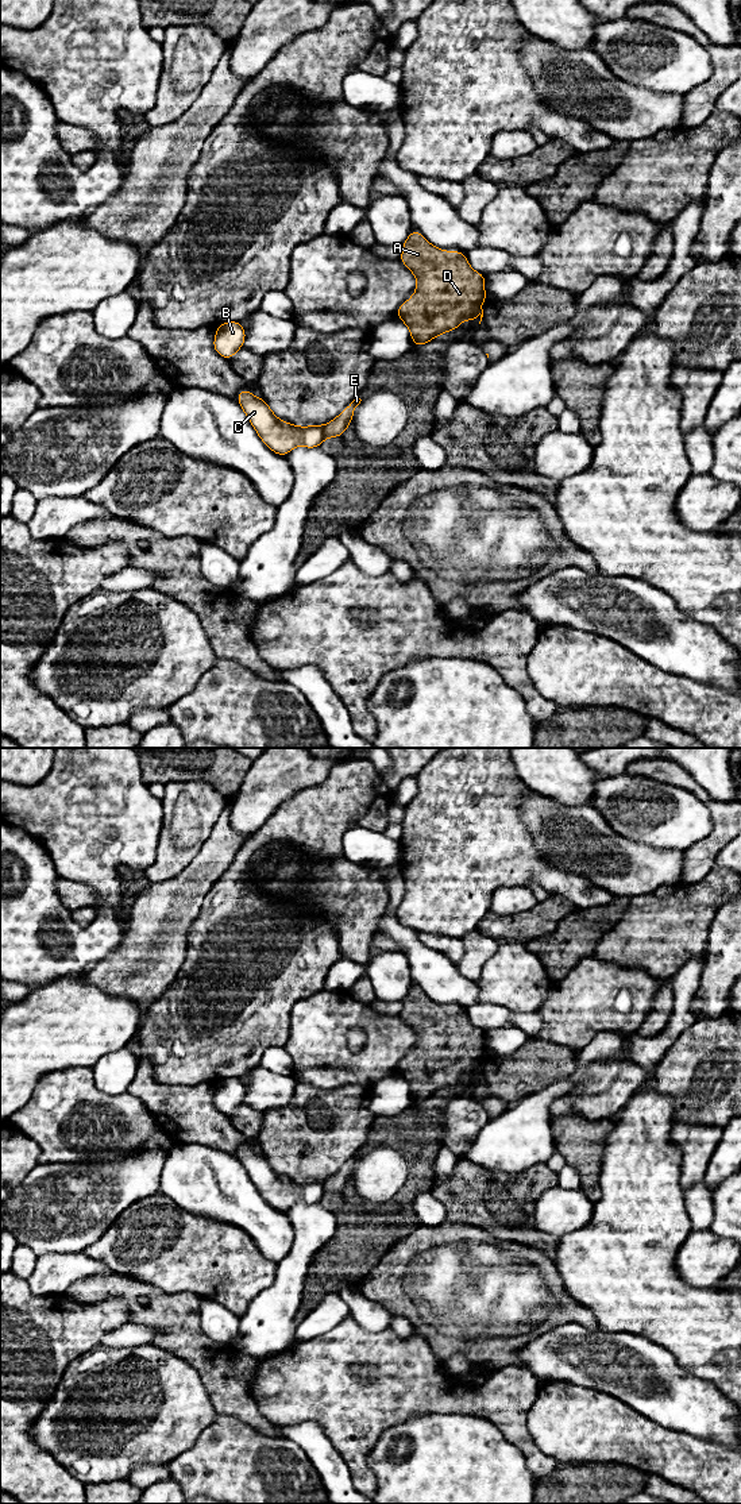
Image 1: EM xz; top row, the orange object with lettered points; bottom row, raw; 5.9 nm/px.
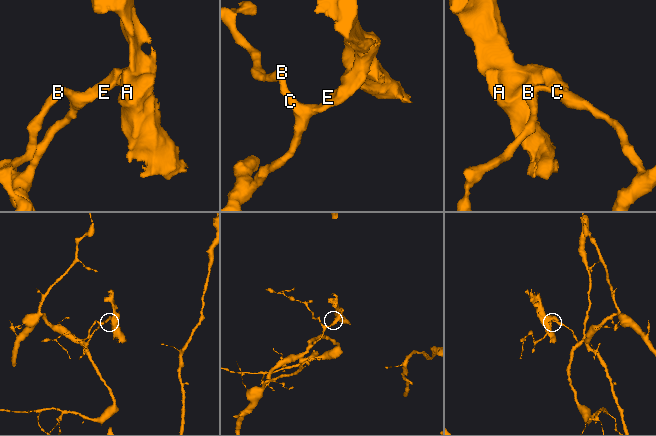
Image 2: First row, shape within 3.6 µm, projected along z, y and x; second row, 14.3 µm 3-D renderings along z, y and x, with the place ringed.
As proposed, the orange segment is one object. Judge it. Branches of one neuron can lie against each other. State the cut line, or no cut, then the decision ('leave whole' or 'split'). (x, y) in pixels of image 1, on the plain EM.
cut in xz along (323, 1182), (325, 1192); split

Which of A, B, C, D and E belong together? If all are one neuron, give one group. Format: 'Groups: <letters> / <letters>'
Groups: A D E / B C

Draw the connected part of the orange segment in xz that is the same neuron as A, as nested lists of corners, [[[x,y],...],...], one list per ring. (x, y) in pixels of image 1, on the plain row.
[[[416,986],[409,990],[402,1004],[400,1017],[416,1031],[417,1042],[416,1049],[398,1063],[397,1073],[409,1083],[416,1103],[459,1084],[464,1075],[472,1079],[479,1071],[482,1077],[483,1065],[479,1065],[478,1061],[487,1057],[485,1049],[486,1031],[470,1023],[464,1009],[436,1004]]]

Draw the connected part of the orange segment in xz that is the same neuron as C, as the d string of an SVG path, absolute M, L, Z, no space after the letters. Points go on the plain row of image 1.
M247 1145L238 1149L238 1158L262 1198L283 1214L297 1202L319 1204L325 1195L324 1181L297 1183L283 1179L265 1156L255 1153Z

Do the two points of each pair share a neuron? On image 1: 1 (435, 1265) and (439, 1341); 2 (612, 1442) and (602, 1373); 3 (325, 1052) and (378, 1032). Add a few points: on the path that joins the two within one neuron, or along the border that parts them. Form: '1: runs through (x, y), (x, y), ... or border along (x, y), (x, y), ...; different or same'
1: runs through (439, 1284), (439, 1322); same
2: border along (575, 1383), (605, 1391), (632, 1408); different
3: runs through (340, 1055), (361, 1055), (369, 1046); same

